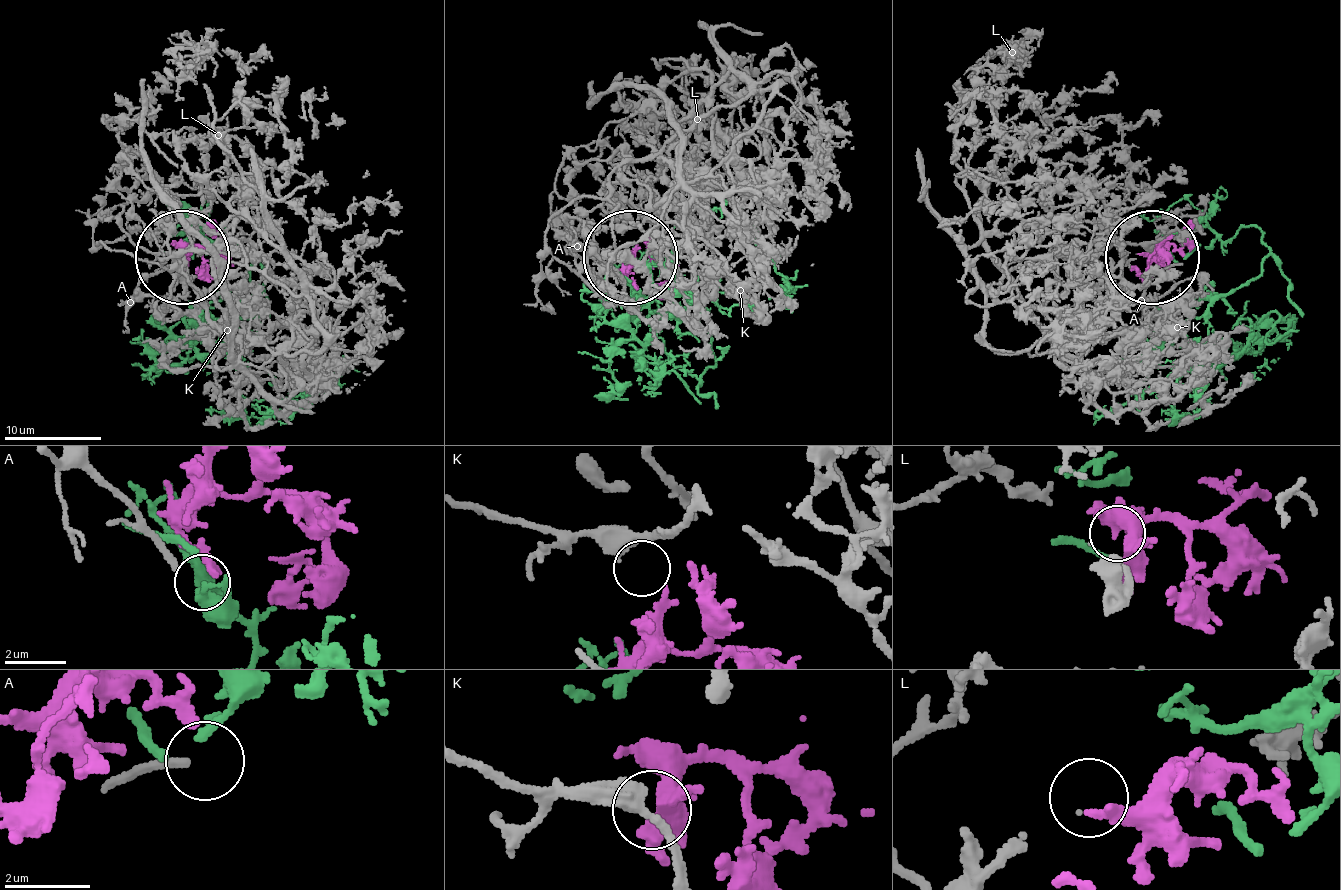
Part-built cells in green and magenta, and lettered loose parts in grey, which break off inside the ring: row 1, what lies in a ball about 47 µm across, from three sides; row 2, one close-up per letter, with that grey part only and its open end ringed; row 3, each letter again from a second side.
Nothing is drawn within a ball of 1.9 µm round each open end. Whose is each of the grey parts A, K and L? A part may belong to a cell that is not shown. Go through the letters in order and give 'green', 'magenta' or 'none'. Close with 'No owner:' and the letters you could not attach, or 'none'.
A: none
K: magenta
L: none
No owner: A, L

